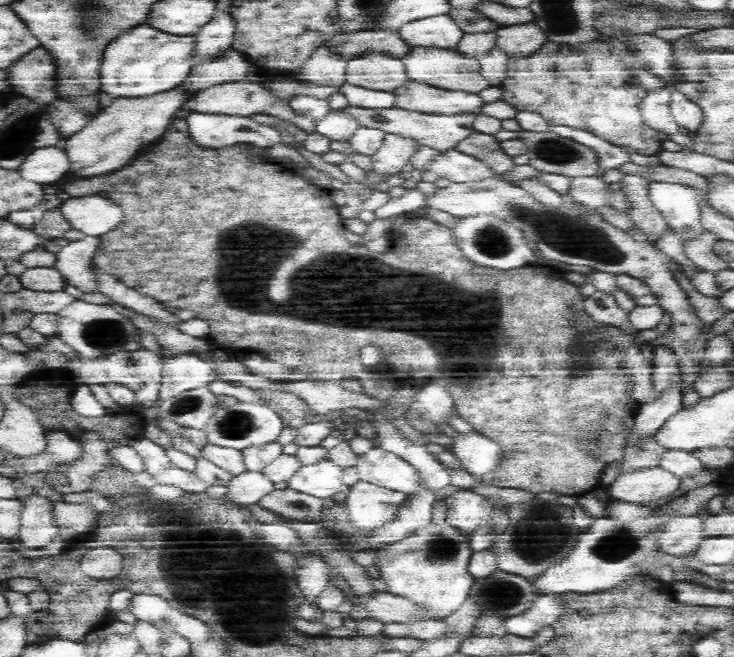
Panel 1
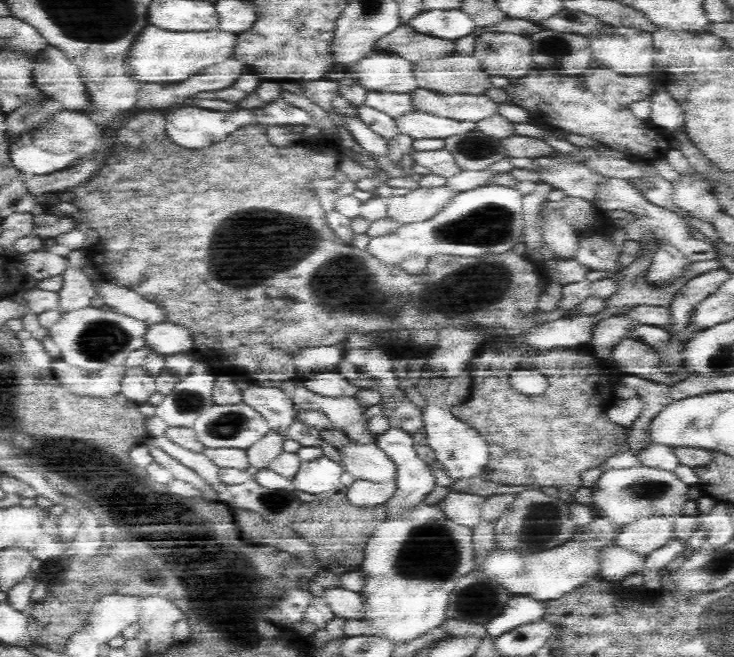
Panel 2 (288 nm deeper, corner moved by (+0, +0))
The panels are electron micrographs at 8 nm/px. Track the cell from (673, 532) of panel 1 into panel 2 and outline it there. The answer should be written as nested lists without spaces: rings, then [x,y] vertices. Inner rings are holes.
[[[650,516],[640,518],[620,530],[614,544],[634,550],[638,554],[650,554],[668,542],[678,542],[674,534],[674,516]]]

